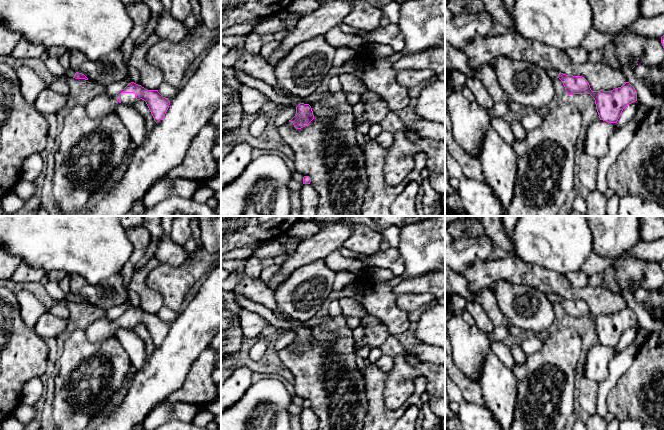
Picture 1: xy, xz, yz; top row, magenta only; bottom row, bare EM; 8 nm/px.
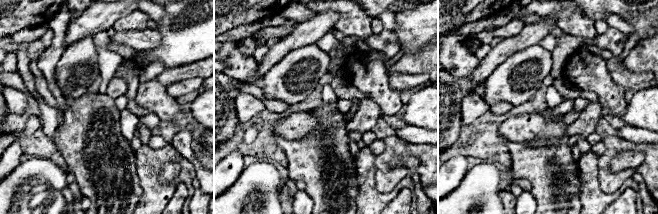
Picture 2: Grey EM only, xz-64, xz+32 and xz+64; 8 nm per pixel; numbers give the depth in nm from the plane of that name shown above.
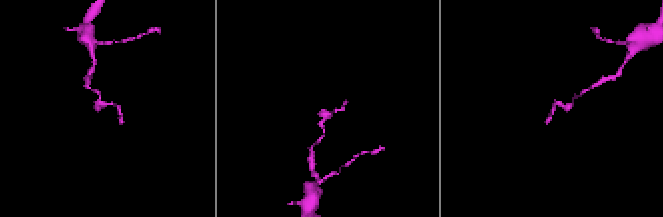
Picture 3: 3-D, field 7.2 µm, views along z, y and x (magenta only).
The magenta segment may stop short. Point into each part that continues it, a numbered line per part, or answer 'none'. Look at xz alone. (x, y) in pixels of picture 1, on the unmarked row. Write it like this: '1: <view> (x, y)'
1: xz (296, 325)

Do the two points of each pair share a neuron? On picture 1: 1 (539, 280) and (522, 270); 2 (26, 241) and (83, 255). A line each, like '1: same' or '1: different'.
1: same
2: same

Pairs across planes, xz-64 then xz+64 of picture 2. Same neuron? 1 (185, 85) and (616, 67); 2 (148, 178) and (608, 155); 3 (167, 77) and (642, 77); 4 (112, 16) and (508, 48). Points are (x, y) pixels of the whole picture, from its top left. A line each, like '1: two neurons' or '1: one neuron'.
1: one neuron
2: two neurons
3: two neurons
4: one neuron

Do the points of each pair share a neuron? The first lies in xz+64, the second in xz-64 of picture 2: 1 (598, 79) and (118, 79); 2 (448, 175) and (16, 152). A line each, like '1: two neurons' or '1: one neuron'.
1: two neurons
2: one neuron

